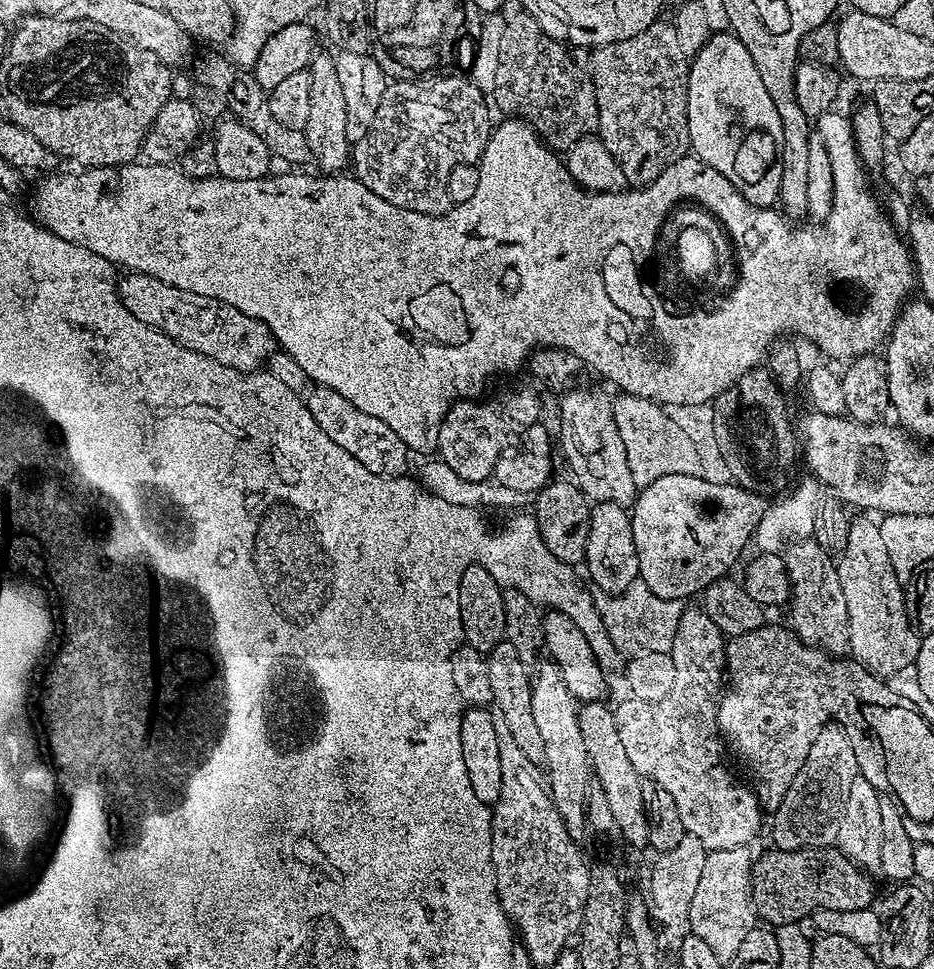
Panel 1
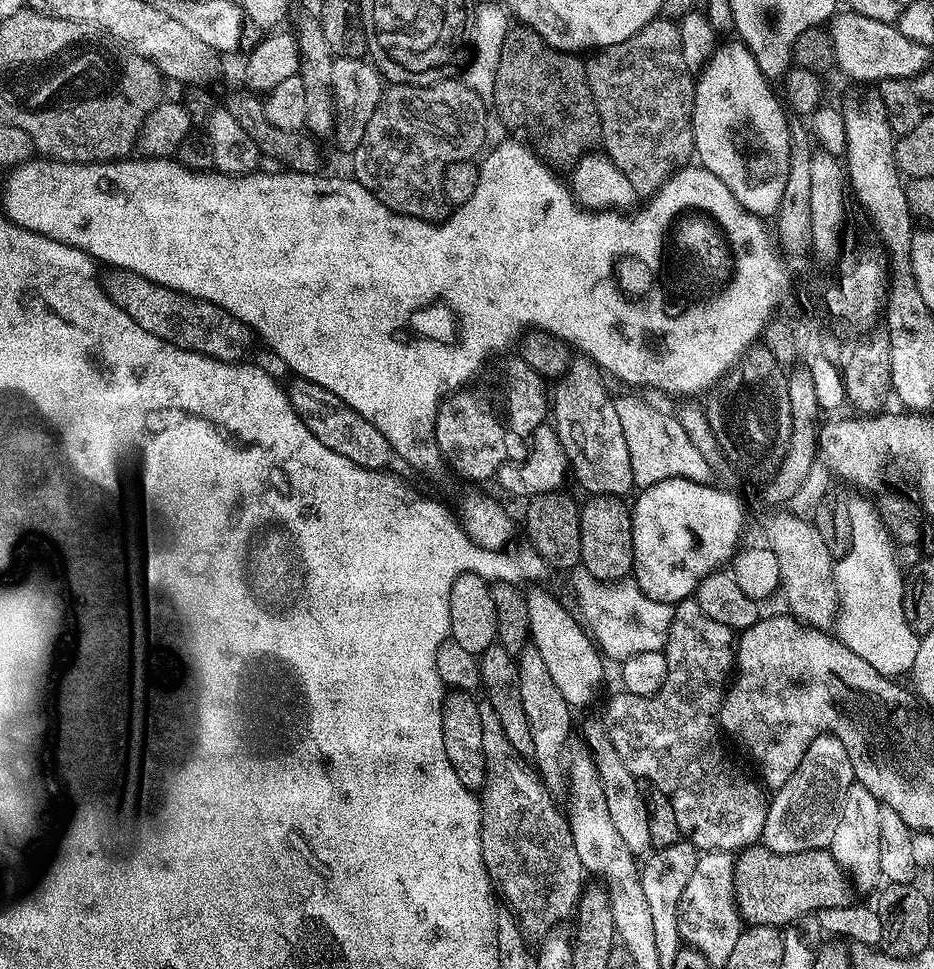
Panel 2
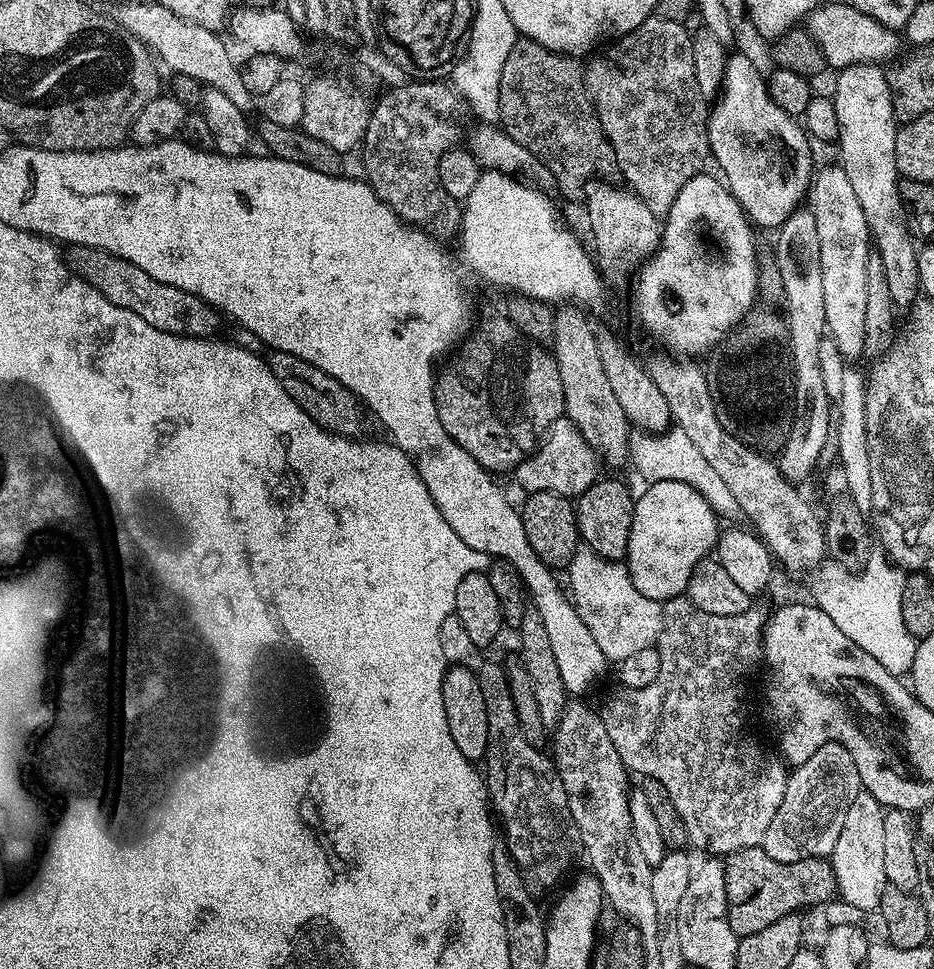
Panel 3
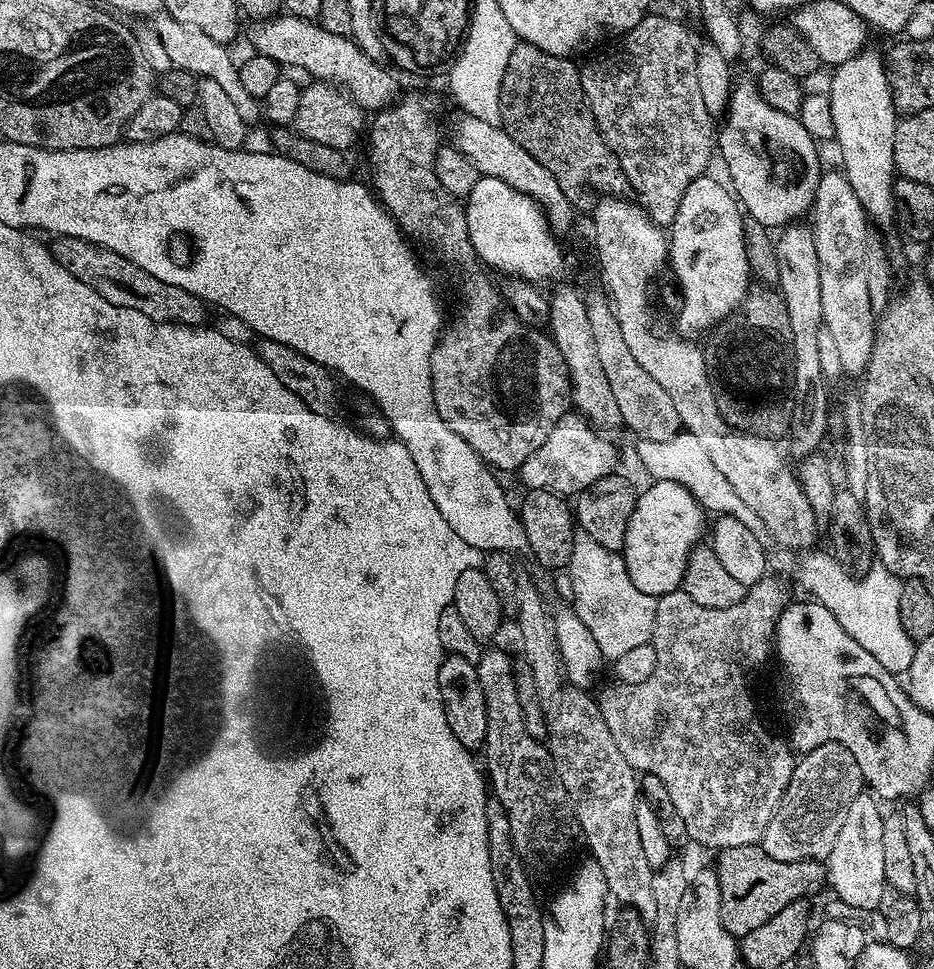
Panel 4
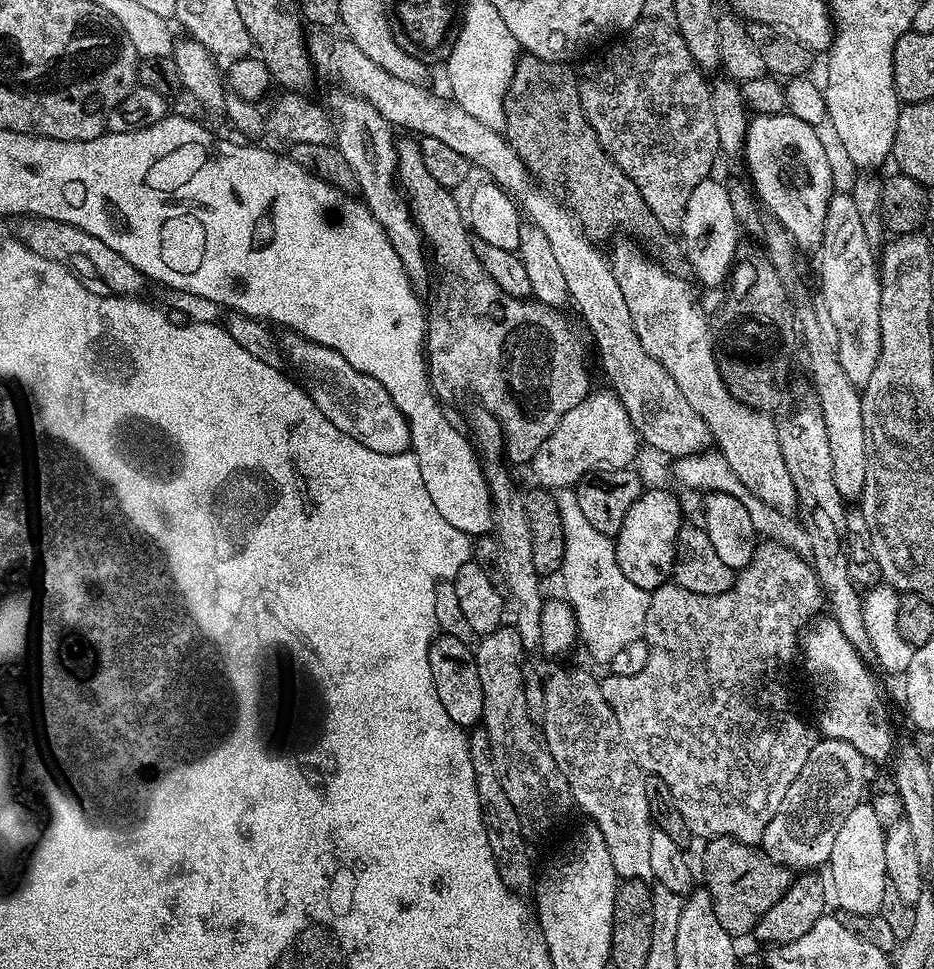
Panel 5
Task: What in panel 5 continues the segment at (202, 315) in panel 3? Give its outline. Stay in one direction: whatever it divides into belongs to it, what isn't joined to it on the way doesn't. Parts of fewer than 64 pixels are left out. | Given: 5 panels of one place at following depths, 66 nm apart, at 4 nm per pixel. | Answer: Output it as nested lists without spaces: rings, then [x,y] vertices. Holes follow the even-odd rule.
[[[20,216],[15,221],[14,235],[24,243],[27,251],[38,254],[42,260],[49,260],[72,272],[94,294],[99,296],[127,296],[136,298],[141,295],[146,277],[118,250],[110,250],[102,238],[94,238],[94,234],[86,234],[86,230],[78,230],[78,226],[70,226],[66,222],[47,220],[41,216]]]

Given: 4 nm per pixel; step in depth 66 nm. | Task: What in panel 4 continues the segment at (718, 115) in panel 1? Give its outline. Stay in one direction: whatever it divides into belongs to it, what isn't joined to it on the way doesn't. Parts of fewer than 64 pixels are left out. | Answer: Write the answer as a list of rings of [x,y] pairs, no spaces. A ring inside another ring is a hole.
[[[737,79],[735,81],[734,87],[732,89],[732,98],[728,102],[728,110],[726,115],[723,117],[722,123],[724,125],[719,125],[718,128],[718,156],[724,159],[724,164],[728,167],[728,176],[732,179],[732,184],[730,183],[731,191],[734,193],[737,201],[742,205],[743,211],[747,213],[749,217],[753,216],[760,224],[765,224],[768,228],[779,229],[781,226],[787,226],[793,222],[799,221],[800,216],[811,209],[814,198],[816,197],[816,187],[820,181],[822,175],[822,167],[819,160],[819,155],[816,153],[816,143],[817,141],[812,139],[812,135],[806,130],[806,126],[802,126],[802,122],[796,116],[791,116],[785,112],[779,112],[774,110],[774,106],[770,106],[762,98],[759,87],[755,83],[752,84],[748,80]]]

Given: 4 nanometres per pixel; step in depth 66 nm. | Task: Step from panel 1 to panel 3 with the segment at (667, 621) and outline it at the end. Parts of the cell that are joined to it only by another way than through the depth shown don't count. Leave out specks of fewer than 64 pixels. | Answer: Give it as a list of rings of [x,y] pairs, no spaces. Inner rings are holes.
[[[581,546],[568,563],[566,575],[572,587],[571,602],[608,662],[619,662],[637,650],[655,645],[662,630],[663,603],[646,598],[646,594],[638,591],[628,573],[627,563],[604,560],[587,546]]]

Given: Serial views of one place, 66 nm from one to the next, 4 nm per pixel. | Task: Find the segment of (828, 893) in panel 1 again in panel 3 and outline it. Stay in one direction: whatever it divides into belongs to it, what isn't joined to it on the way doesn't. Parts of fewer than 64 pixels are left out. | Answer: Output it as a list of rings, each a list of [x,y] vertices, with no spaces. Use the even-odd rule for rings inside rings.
[[[757,846],[727,853],[724,869],[728,921],[737,938],[758,934],[758,930],[766,930],[778,918],[803,913],[803,908],[812,908],[815,904],[823,906],[837,895],[832,861],[828,858],[815,856],[798,862],[774,862],[763,847]]]

